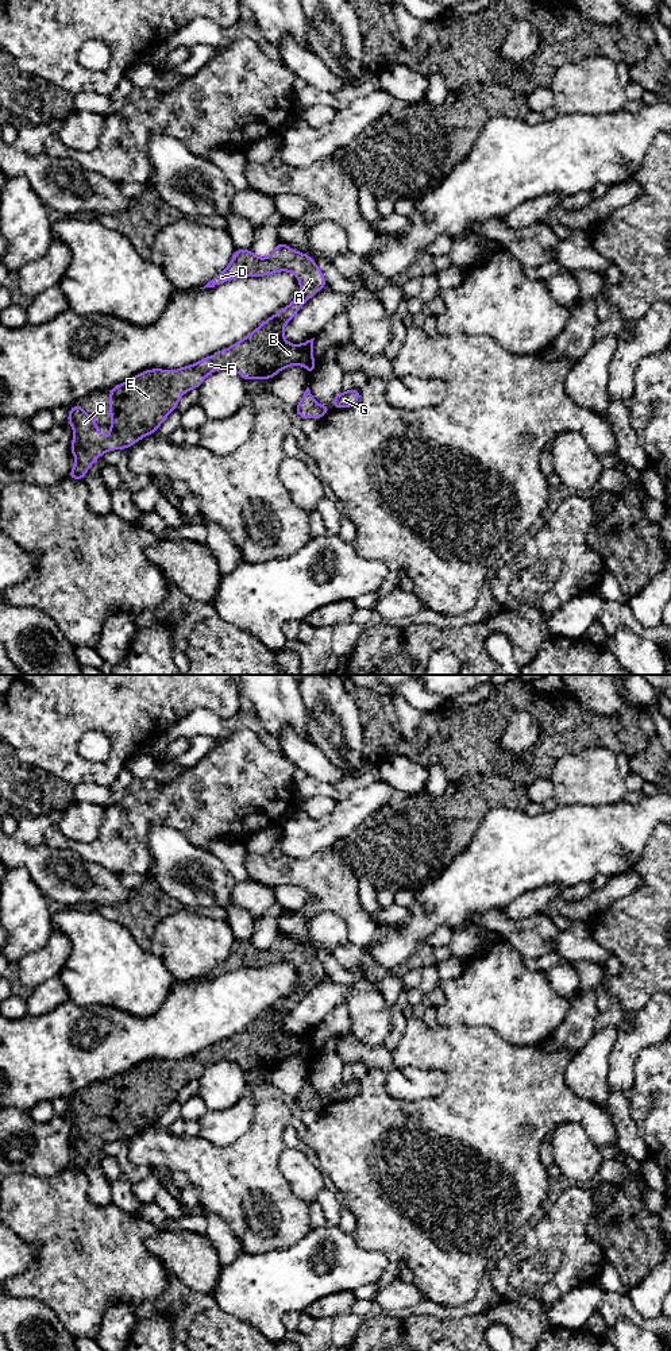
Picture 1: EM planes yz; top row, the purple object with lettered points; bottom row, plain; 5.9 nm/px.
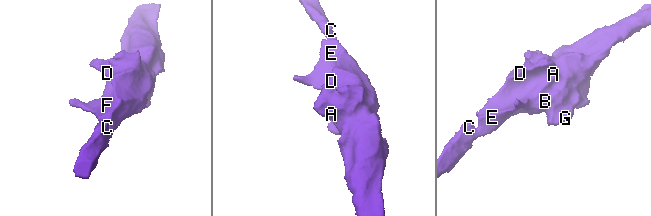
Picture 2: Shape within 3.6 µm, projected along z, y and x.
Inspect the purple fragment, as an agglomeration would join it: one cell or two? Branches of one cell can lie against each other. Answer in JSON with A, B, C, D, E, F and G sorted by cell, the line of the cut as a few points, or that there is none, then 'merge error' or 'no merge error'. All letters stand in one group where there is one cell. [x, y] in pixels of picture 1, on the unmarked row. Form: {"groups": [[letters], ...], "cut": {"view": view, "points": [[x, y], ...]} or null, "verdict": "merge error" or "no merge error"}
{"groups": [["A", "B", "C", "D", "E", "F", "G"]], "cut": null, "verdict": "no merge error"}

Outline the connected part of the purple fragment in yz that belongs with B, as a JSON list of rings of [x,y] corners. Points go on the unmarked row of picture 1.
[[[281,933],[267,949],[258,949],[251,941],[235,941],[230,956],[200,980],[215,978],[242,968],[265,968],[279,962],[297,968],[298,988],[244,1030],[197,1054],[178,1061],[146,1061],[111,1078],[111,1119],[105,1131],[95,1108],[85,1104],[81,1095],[70,1099],[66,1113],[73,1118],[70,1145],[77,1153],[68,1169],[84,1171],[95,1151],[105,1143],[126,1140],[144,1127],[157,1124],[159,1116],[177,1100],[181,1088],[192,1080],[198,1080],[211,1064],[232,1061],[244,1072],[271,1072],[279,1062],[300,1055],[312,1066],[317,1058],[313,1050],[315,1028],[302,1035],[290,1035],[284,1026],[285,1016],[304,993],[327,977],[325,968],[309,946]]]

